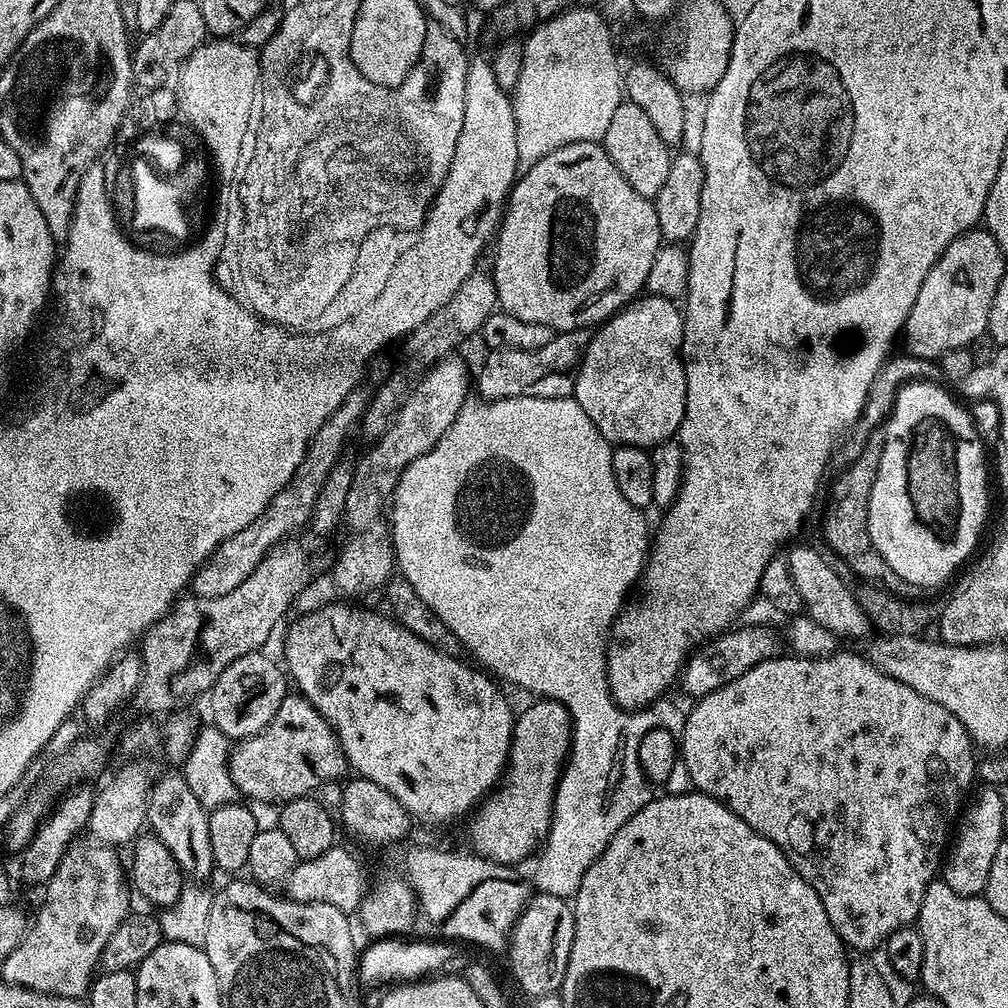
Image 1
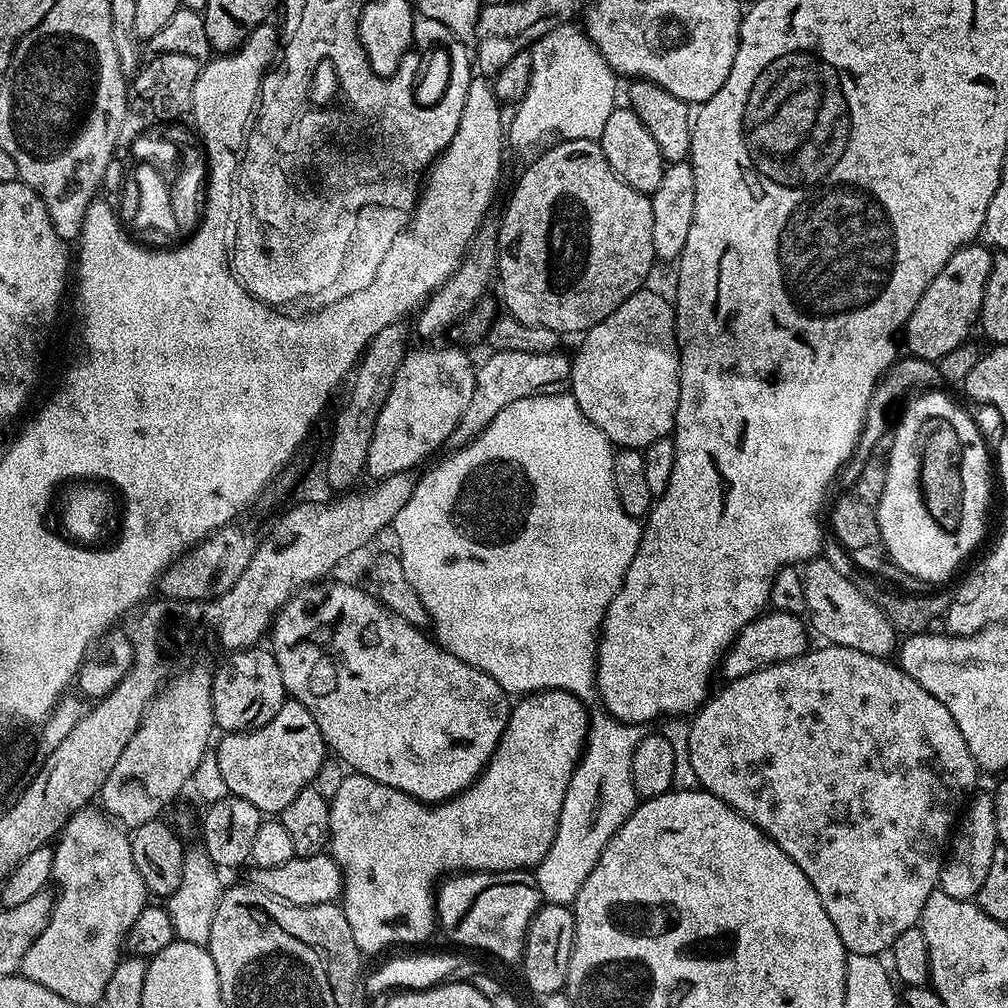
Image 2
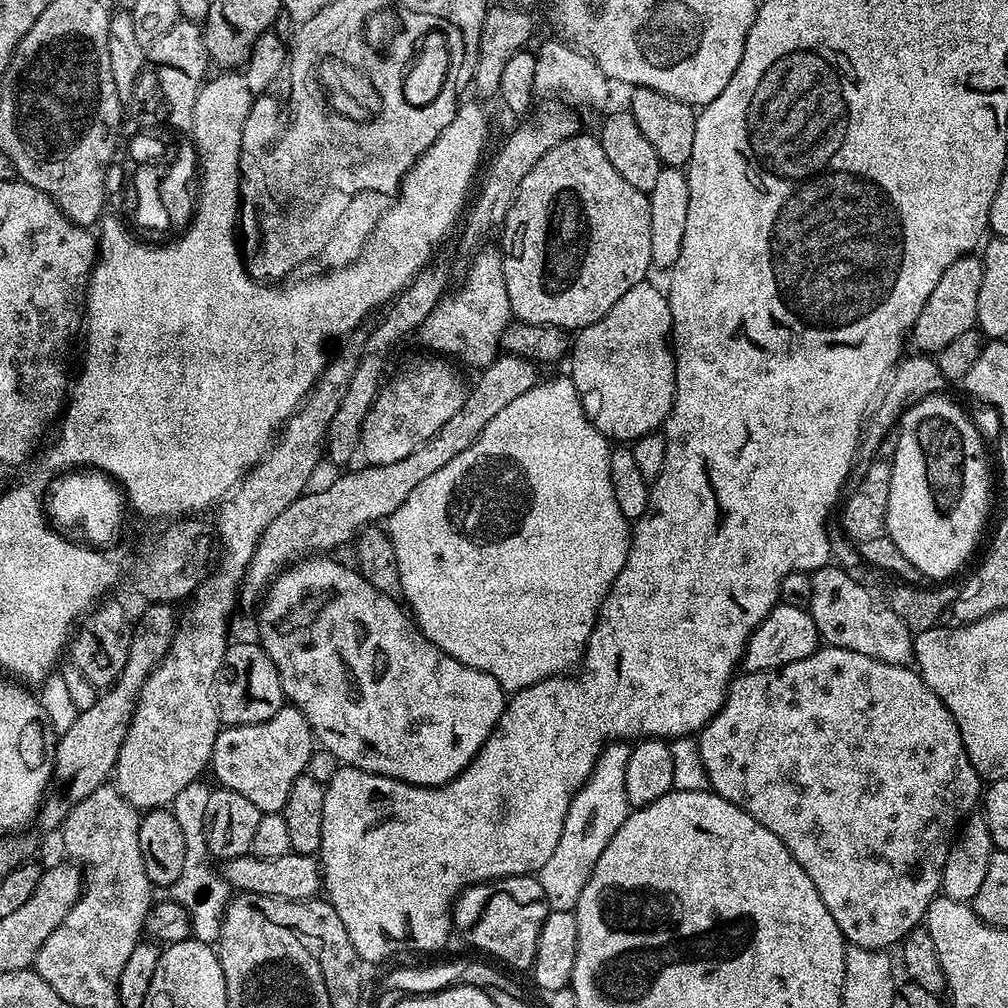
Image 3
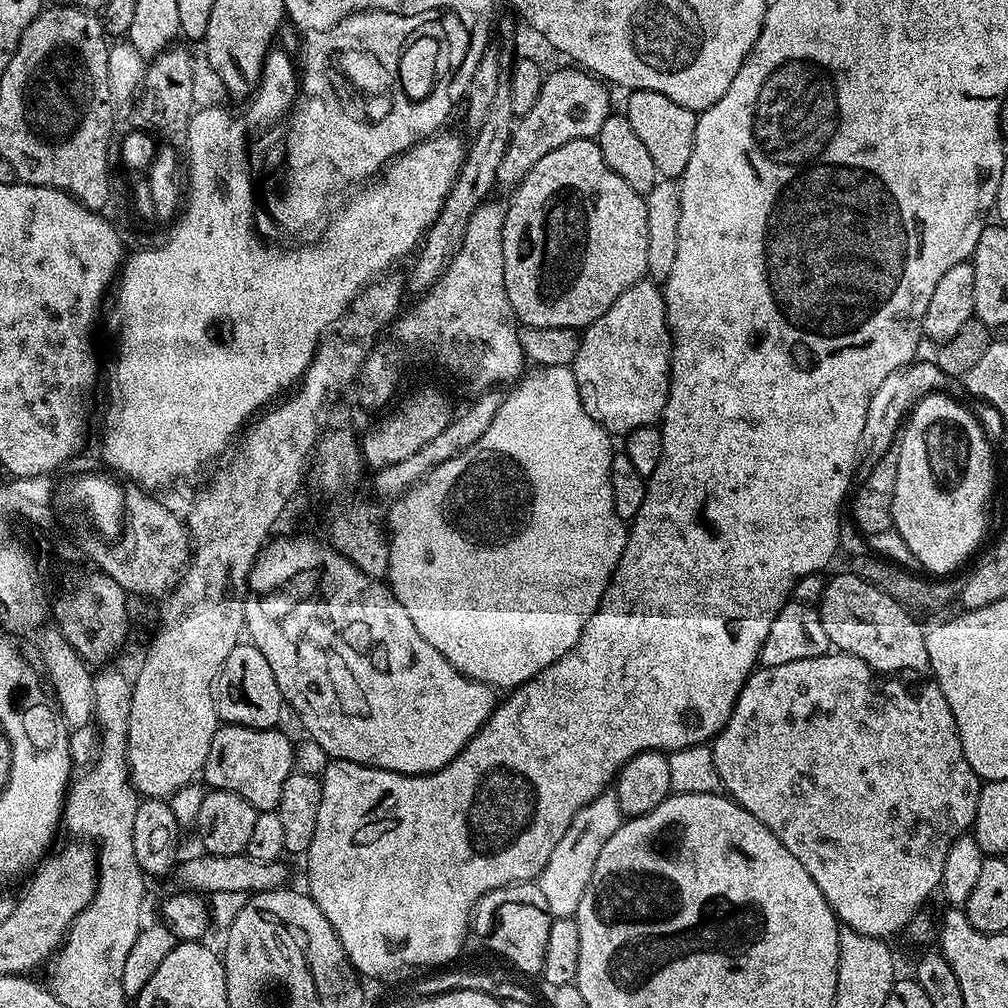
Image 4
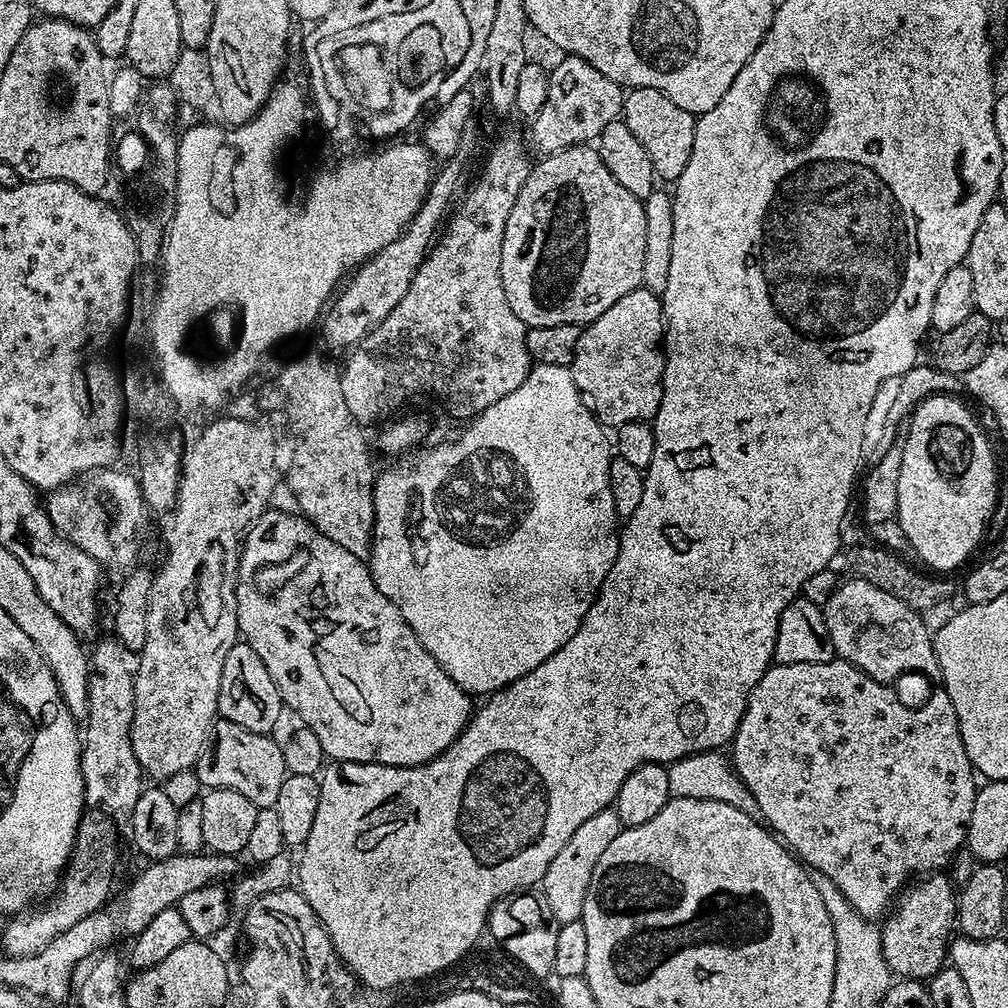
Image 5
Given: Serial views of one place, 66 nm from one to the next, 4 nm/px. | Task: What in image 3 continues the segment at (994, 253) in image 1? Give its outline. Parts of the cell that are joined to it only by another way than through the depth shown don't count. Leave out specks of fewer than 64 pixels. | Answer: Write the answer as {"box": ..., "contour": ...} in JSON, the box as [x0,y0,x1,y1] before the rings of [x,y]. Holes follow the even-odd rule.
{"box":[910,254,982,354],"contour":[[[969,254],[960,256],[942,278],[938,278],[938,286],[934,286],[934,294],[926,298],[926,306],[922,306],[922,314],[914,322],[910,333],[911,343],[916,343],[921,353],[937,354],[960,334],[974,328],[976,311],[978,310],[978,290],[982,286],[982,262],[980,256]]]}

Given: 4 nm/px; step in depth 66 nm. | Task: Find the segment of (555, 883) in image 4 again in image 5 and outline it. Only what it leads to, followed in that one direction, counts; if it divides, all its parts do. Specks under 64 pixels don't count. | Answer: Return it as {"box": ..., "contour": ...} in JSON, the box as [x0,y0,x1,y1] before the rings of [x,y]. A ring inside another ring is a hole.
{"box":[542,810,622,924],"contour":[[[605,810],[594,814],[594,818],[586,818],[574,834],[570,834],[570,842],[558,850],[554,862],[546,870],[542,881],[542,891],[546,902],[550,902],[550,910],[554,913],[557,924],[574,922],[580,919],[582,906],[586,898],[586,890],[590,886],[590,878],[594,874],[594,866],[598,866],[598,858],[606,851],[606,846],[618,838],[622,825],[614,810]]]}

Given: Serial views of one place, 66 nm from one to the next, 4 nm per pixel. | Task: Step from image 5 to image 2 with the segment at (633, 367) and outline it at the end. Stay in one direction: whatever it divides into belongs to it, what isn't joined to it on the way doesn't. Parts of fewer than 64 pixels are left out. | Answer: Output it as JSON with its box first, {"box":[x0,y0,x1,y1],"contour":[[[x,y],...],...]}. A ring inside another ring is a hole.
{"box":[570,291,680,450],"contour":[[[648,291],[630,294],[622,306],[583,333],[584,341],[571,357],[570,394],[616,448],[643,450],[650,442],[671,436],[676,427],[680,393],[676,310],[669,297]]]}

